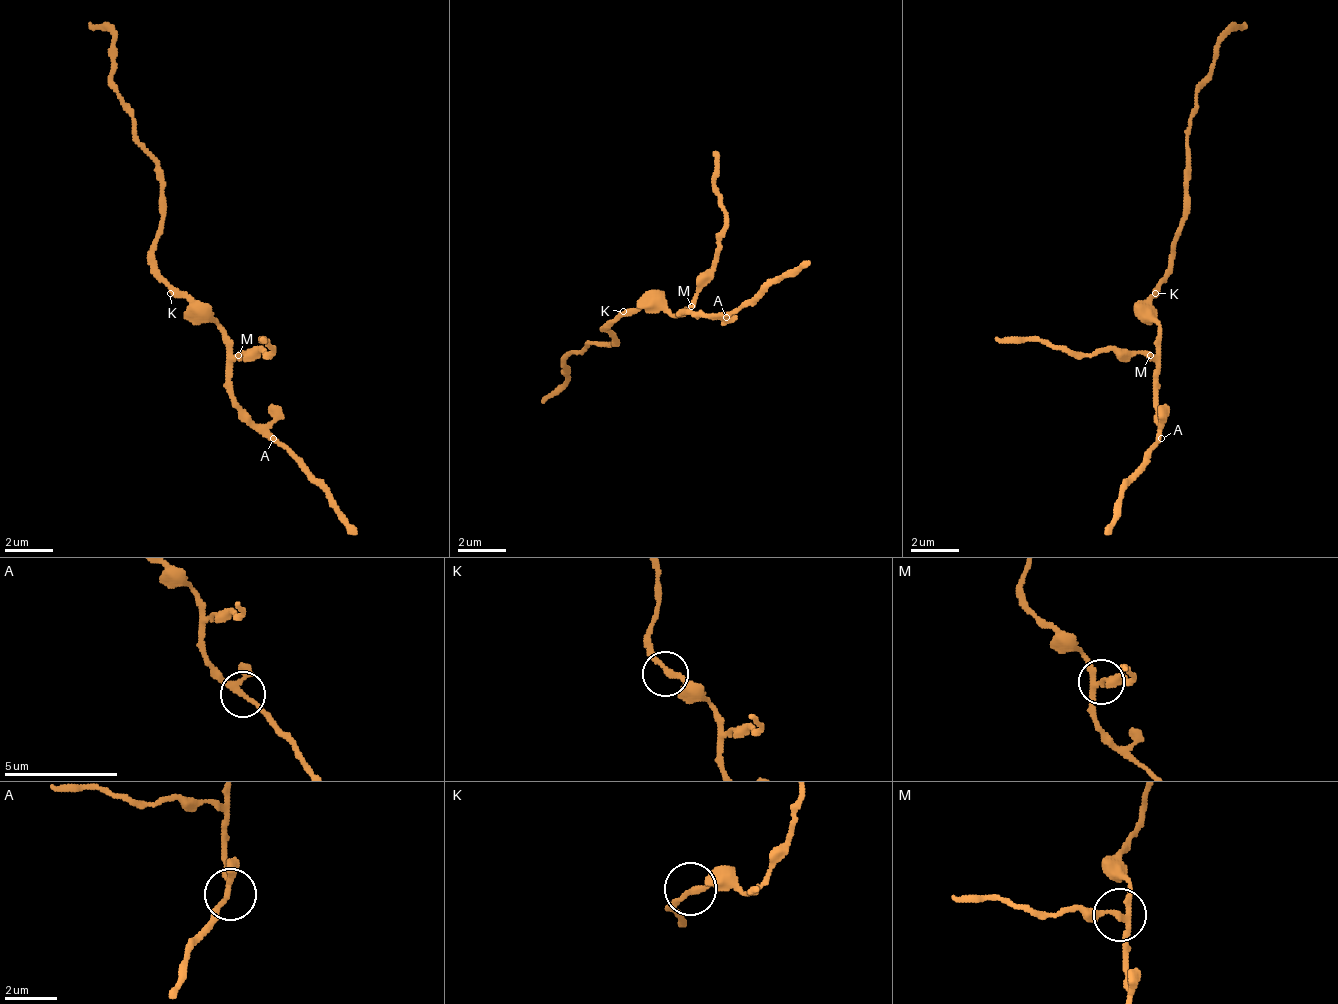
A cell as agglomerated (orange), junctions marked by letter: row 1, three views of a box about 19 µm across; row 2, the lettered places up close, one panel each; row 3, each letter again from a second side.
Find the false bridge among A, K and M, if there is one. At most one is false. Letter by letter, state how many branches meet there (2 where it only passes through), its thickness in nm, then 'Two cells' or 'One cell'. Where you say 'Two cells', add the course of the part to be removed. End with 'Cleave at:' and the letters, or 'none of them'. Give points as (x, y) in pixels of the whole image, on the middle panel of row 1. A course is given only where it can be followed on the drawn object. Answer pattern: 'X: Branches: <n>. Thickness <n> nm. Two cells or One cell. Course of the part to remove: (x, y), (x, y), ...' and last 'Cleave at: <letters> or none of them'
A: Branches: 3. Thickness 180 nm. One cell
K: Branches: 2. Thickness 200 nm. One cell
M: Branches: 3. Thickness 190 nm. Two cells. Course of the part to remove: (690, 305), (726, 226), (720, 153)
Cleave at: M

